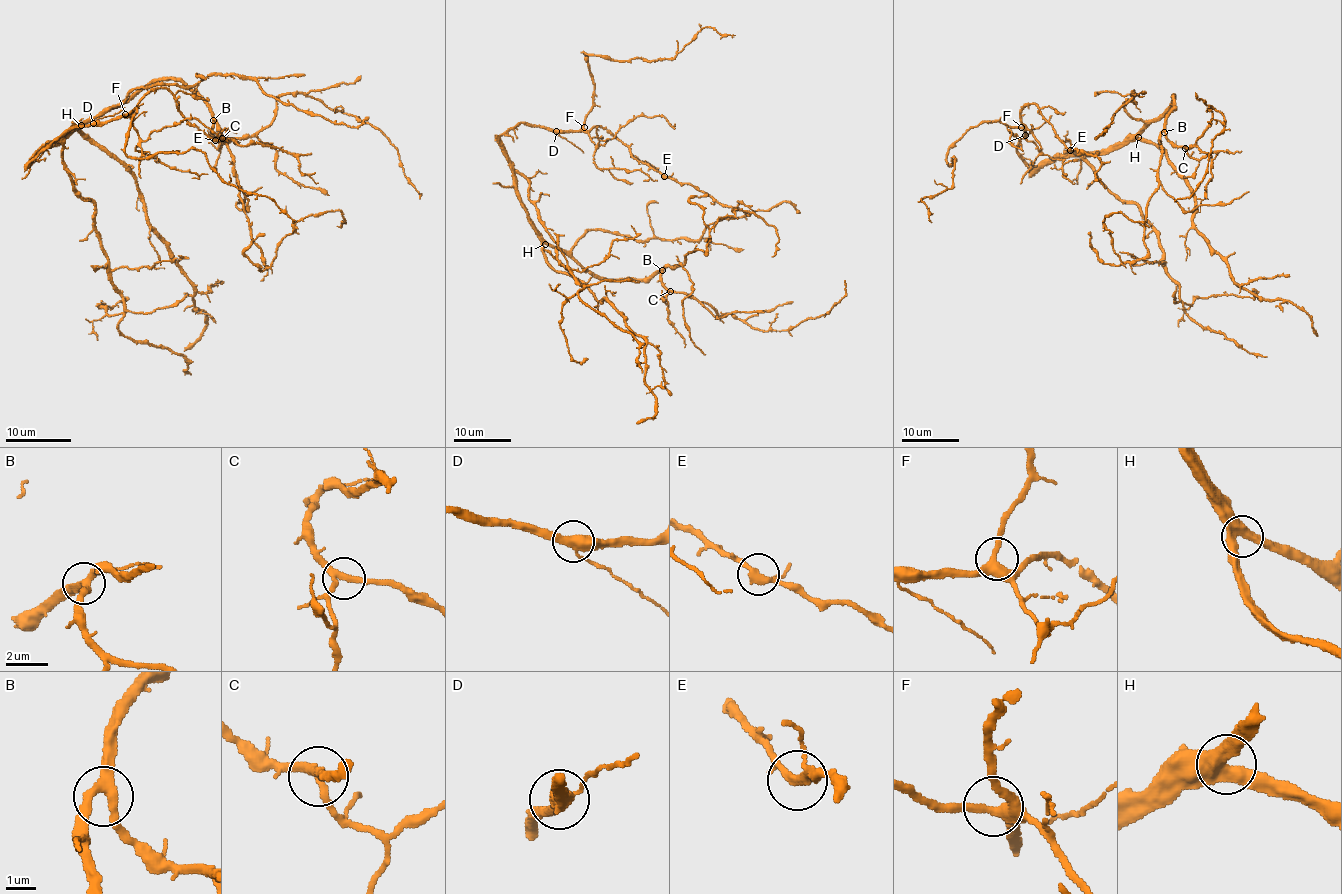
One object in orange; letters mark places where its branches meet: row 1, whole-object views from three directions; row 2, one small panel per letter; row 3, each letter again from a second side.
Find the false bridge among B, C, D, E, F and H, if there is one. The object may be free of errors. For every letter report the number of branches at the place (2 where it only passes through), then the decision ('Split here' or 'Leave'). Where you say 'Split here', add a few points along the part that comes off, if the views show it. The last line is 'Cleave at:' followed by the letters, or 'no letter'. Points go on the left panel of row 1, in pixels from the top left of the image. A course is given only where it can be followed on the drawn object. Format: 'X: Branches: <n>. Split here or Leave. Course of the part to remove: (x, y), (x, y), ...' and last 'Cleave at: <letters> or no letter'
B: Branches: 3. Leave
C: Branches: 3. Leave
D: Branches: 3. Leave
E: Branches: 3. Leave
F: Branches: 3. Leave
H: Branches: 3. Leave
Cleave at: no letter

